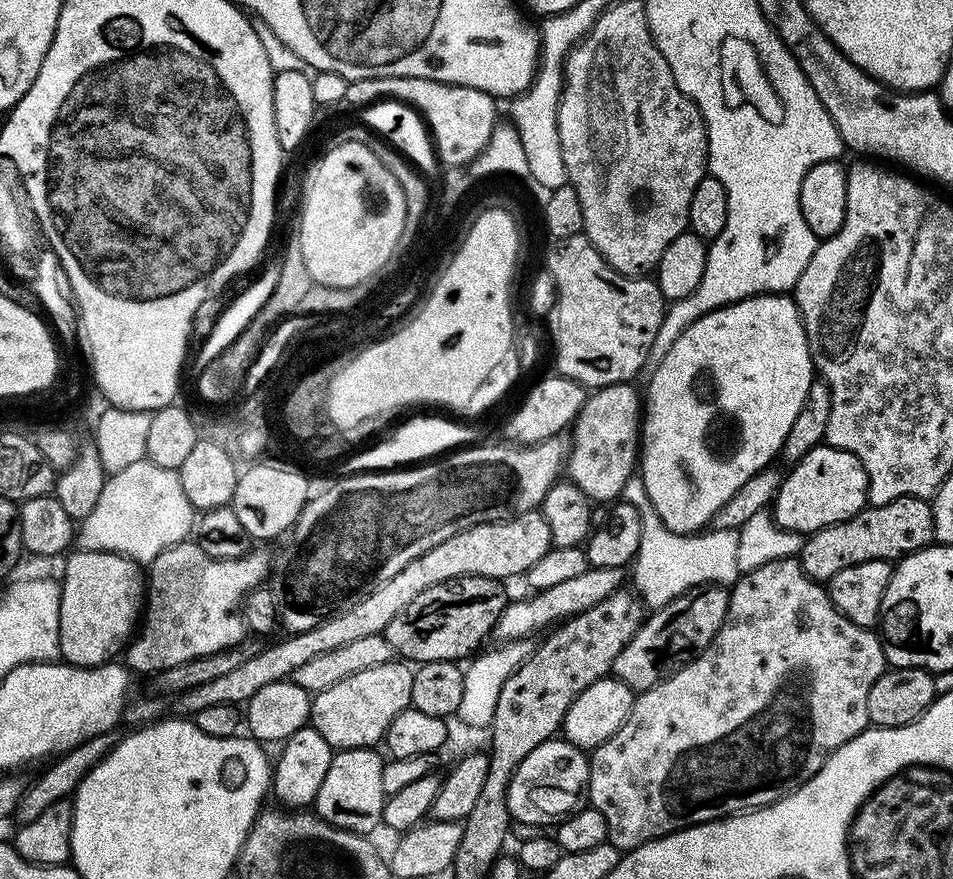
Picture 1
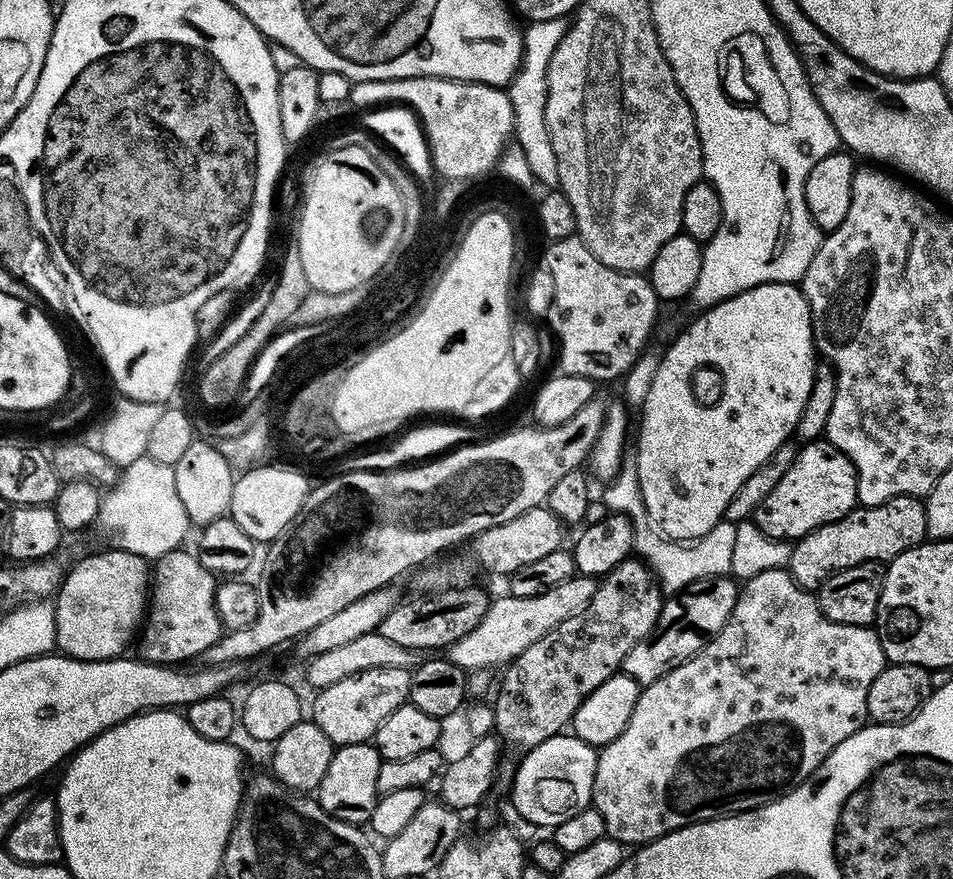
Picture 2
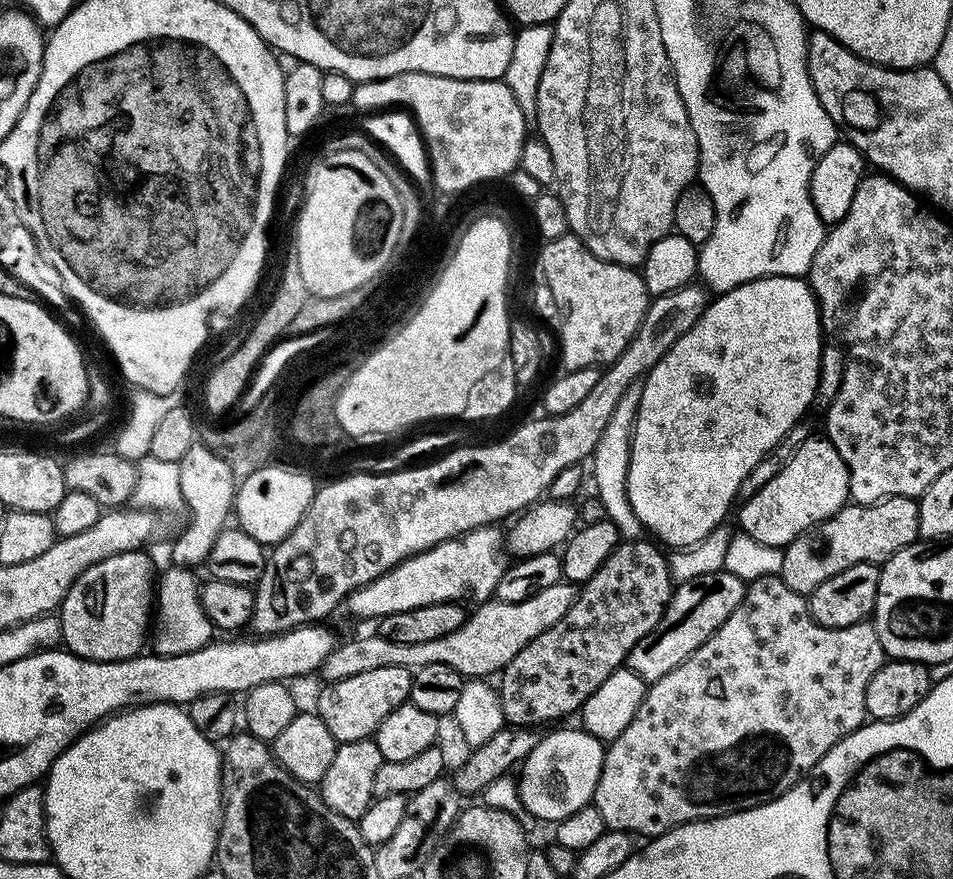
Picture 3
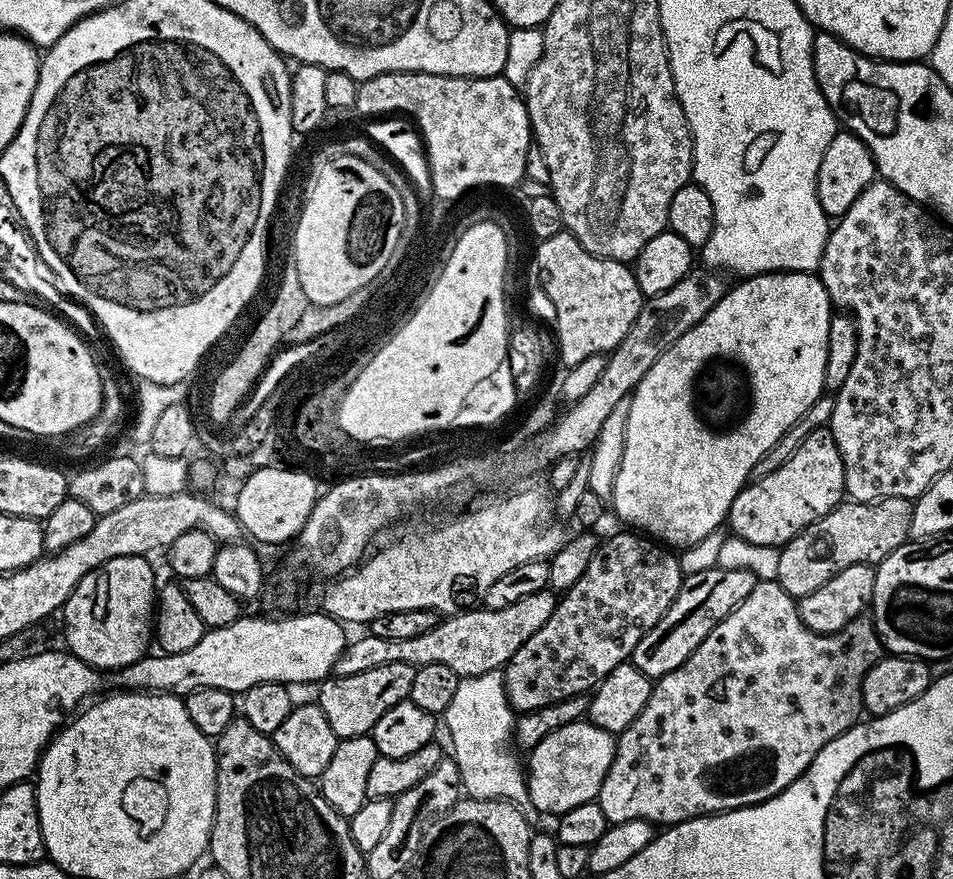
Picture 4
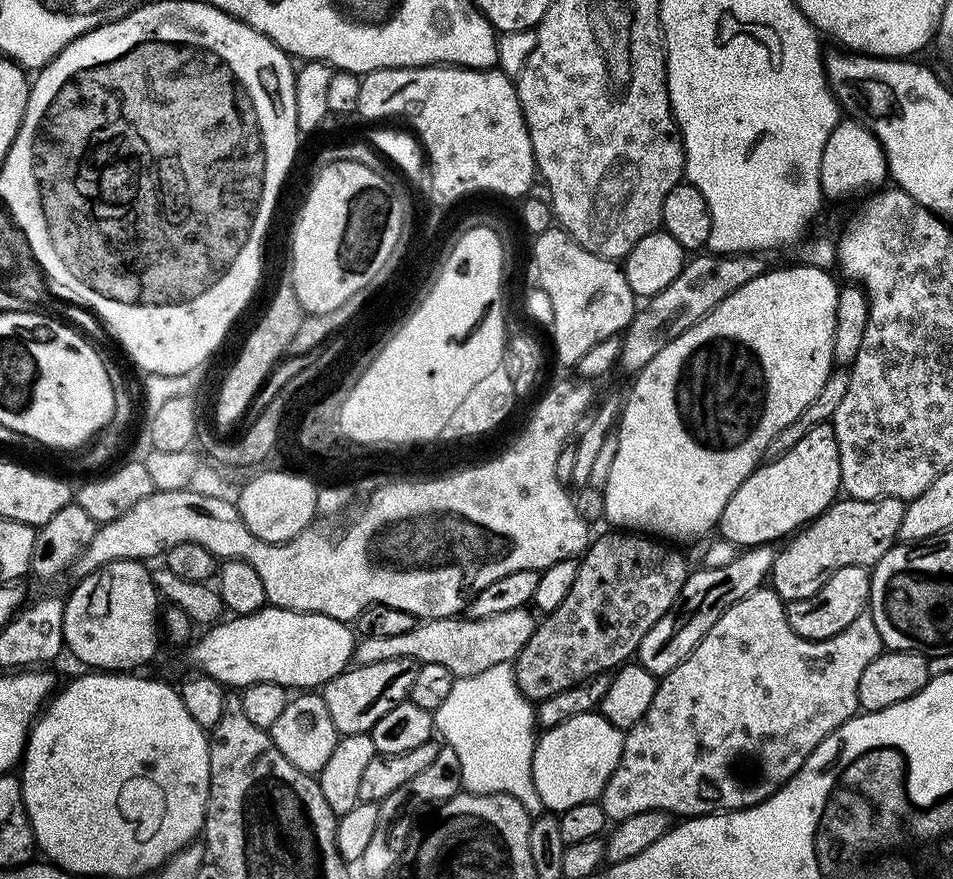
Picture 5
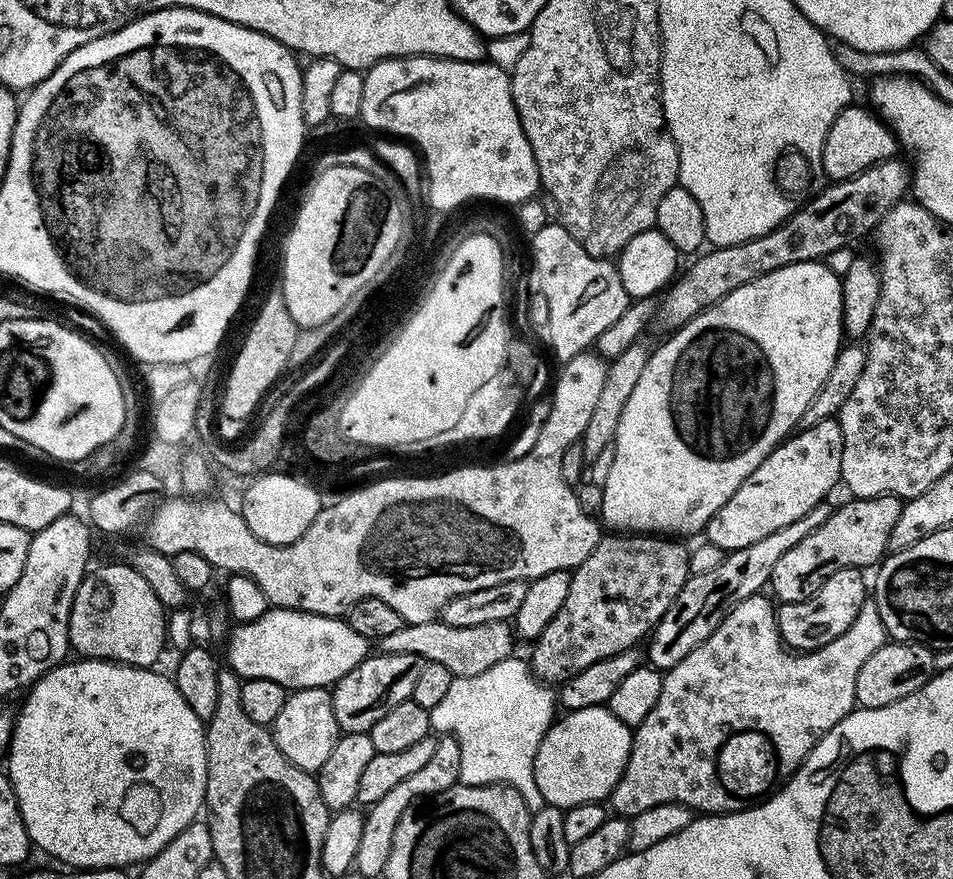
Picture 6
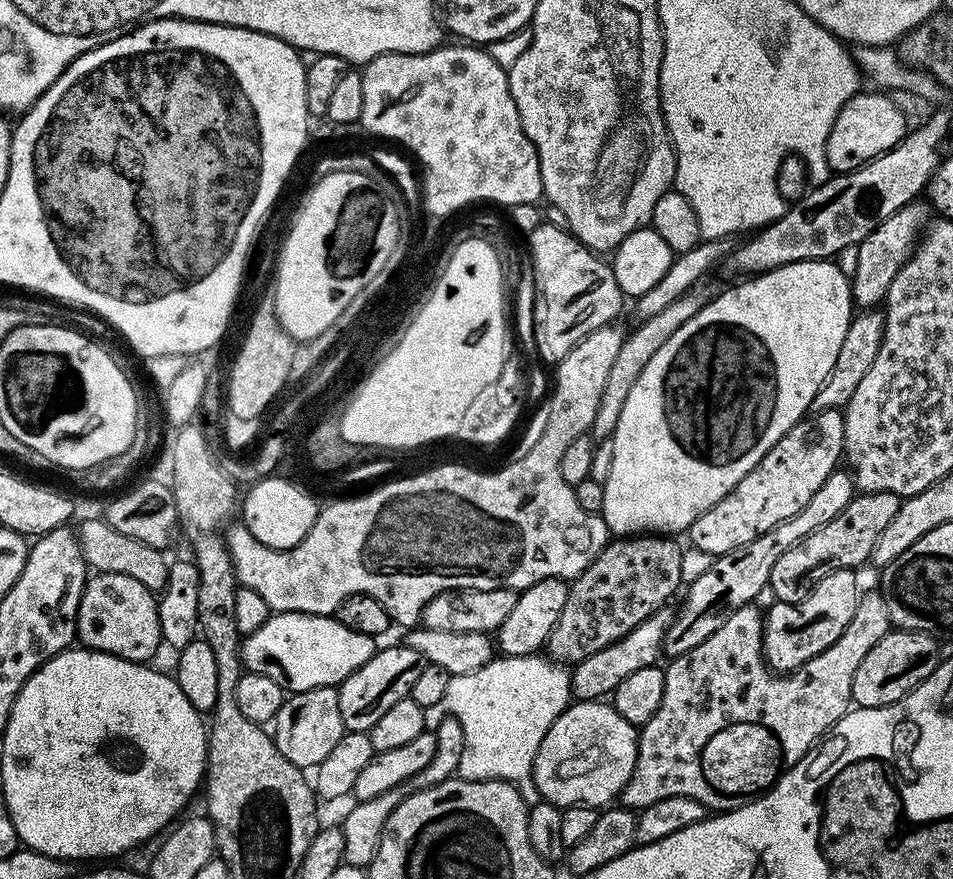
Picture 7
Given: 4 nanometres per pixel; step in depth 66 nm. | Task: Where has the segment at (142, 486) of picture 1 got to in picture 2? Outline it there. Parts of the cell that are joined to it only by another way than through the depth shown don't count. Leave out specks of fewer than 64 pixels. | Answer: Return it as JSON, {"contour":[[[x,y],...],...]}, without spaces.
{"contour":[[[147,455],[119,473],[116,483],[107,489],[106,495],[100,501],[98,517],[98,528],[116,543],[113,545],[119,551],[138,554],[144,560],[155,562],[183,545],[180,543],[188,536],[190,521],[186,506],[182,506],[182,498],[178,498],[178,490],[174,486],[174,478],[177,475],[177,469],[173,465],[154,462]]]}

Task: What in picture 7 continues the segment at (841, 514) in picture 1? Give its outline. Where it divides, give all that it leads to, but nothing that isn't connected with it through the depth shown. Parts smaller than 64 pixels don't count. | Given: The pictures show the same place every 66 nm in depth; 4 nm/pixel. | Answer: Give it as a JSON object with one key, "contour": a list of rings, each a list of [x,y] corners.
{"contour":[[[835,408],[805,415],[770,446],[762,462],[758,462],[722,502],[714,502],[706,514],[694,518],[686,533],[687,543],[715,558],[738,546],[746,546],[746,542],[754,542],[754,538],[766,534],[766,530],[774,530],[774,526],[786,522],[786,518],[794,518],[821,488],[822,482],[841,467],[843,454],[843,411]]]}

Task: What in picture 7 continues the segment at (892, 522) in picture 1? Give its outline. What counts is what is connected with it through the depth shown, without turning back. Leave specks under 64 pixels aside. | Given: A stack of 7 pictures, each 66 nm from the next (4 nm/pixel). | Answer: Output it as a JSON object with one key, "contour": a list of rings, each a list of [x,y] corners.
{"contour":[[[860,492],[844,507],[834,519],[826,522],[826,526],[818,526],[814,534],[806,534],[802,542],[794,542],[774,567],[770,569],[767,591],[773,592],[775,599],[781,604],[802,602],[806,594],[826,574],[834,568],[859,569],[859,564],[869,563],[878,538],[886,530],[886,526],[898,514],[901,497],[885,492]]]}

